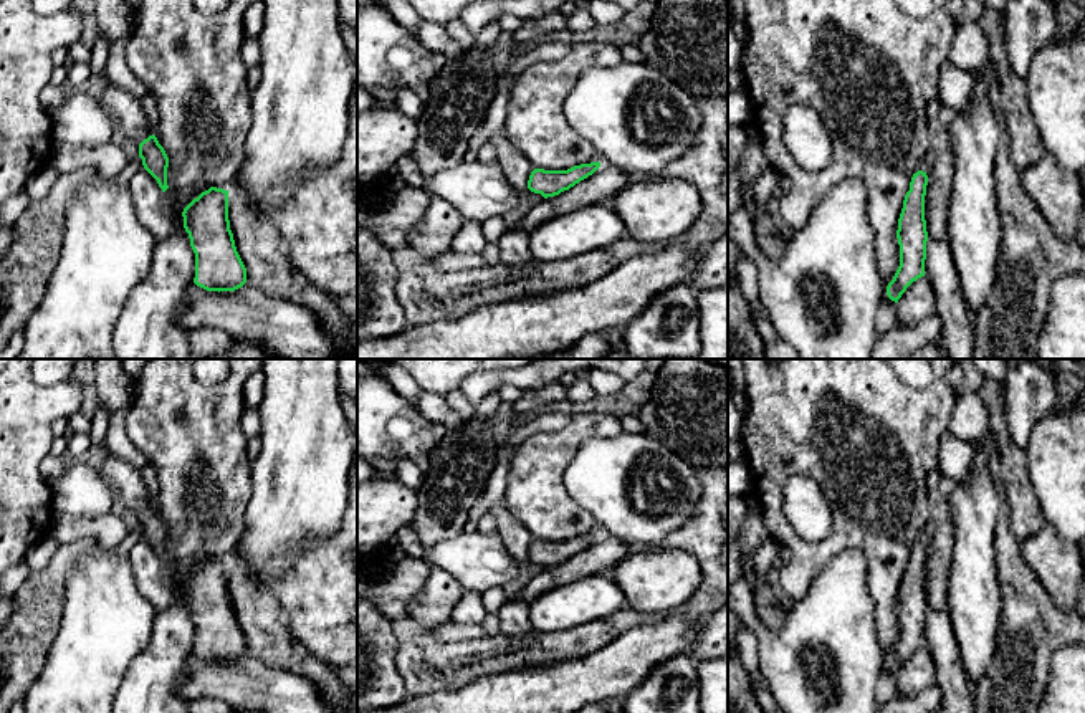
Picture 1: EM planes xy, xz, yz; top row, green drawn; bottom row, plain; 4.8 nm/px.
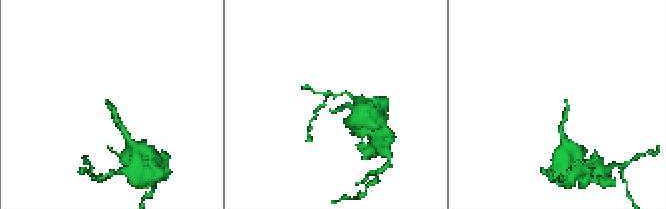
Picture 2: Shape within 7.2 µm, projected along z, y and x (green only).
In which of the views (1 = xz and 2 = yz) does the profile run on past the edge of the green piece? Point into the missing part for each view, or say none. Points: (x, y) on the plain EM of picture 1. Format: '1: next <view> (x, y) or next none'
1: next none
2: next none

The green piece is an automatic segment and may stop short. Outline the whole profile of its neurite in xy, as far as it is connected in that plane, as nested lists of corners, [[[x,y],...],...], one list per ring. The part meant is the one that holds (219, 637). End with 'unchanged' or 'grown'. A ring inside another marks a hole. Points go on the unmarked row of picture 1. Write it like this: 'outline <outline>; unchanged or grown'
outline [[[210,557],[182,582],[195,624],[194,653],[207,662],[235,662],[246,653],[228,591],[228,561]]]; unchanged

